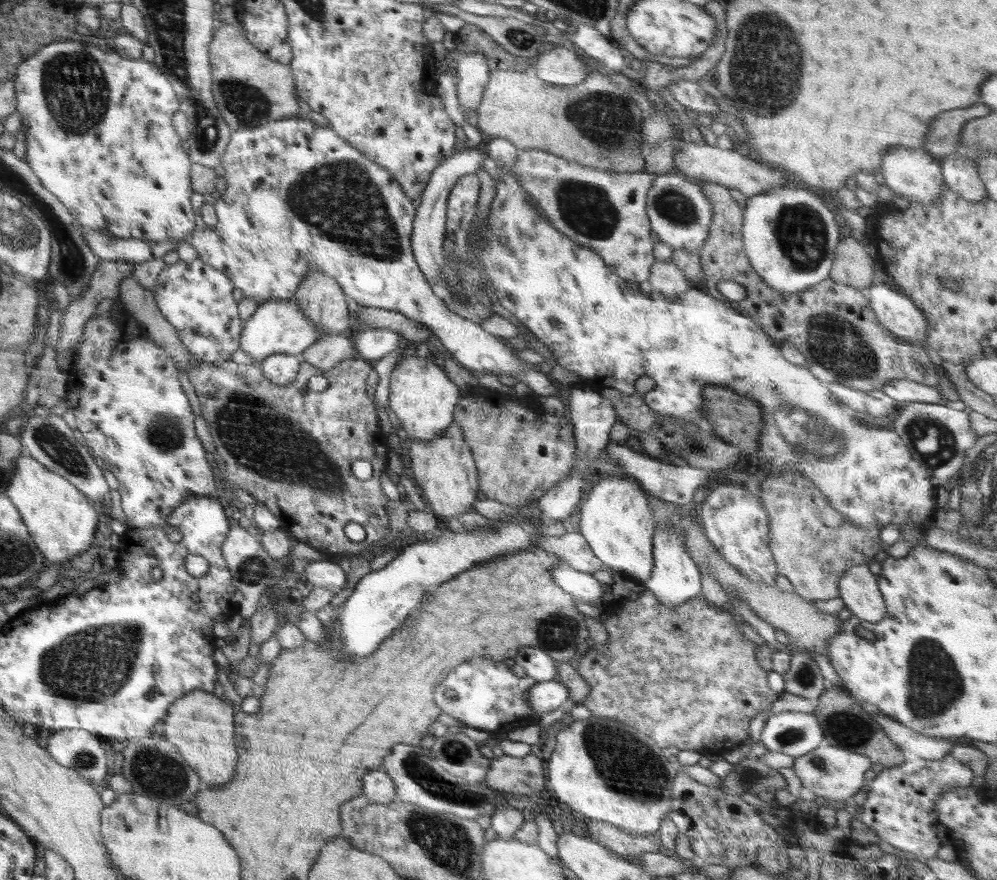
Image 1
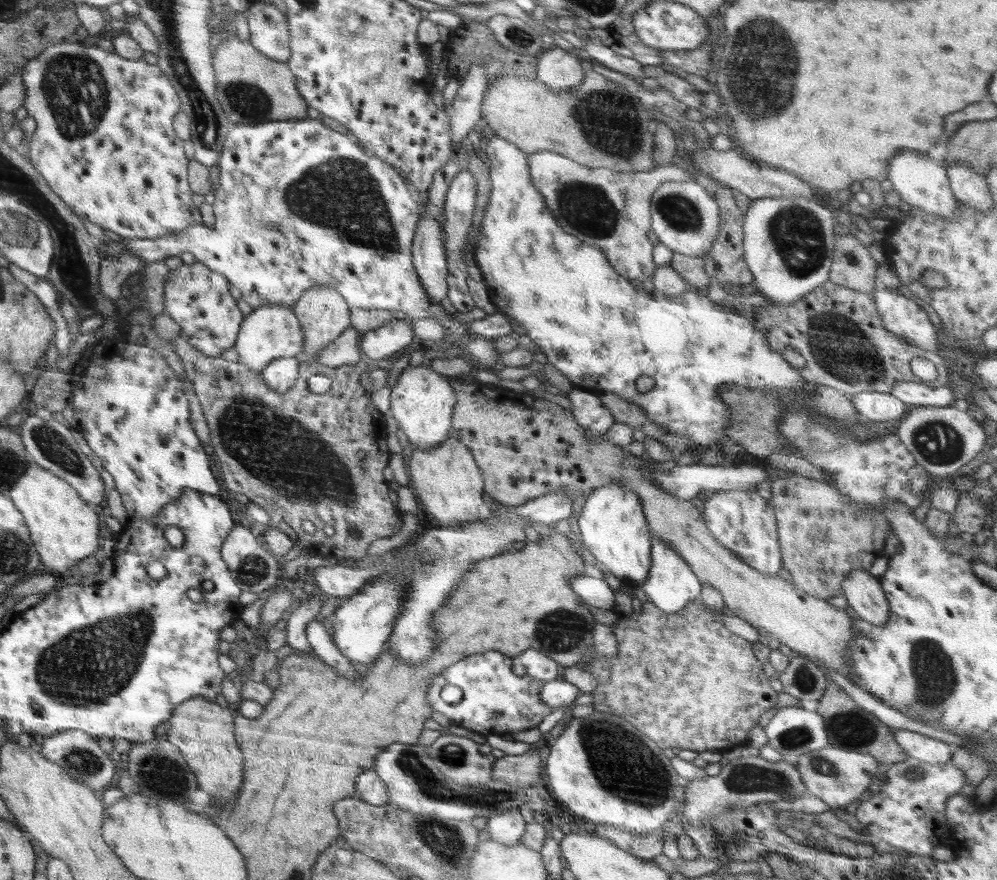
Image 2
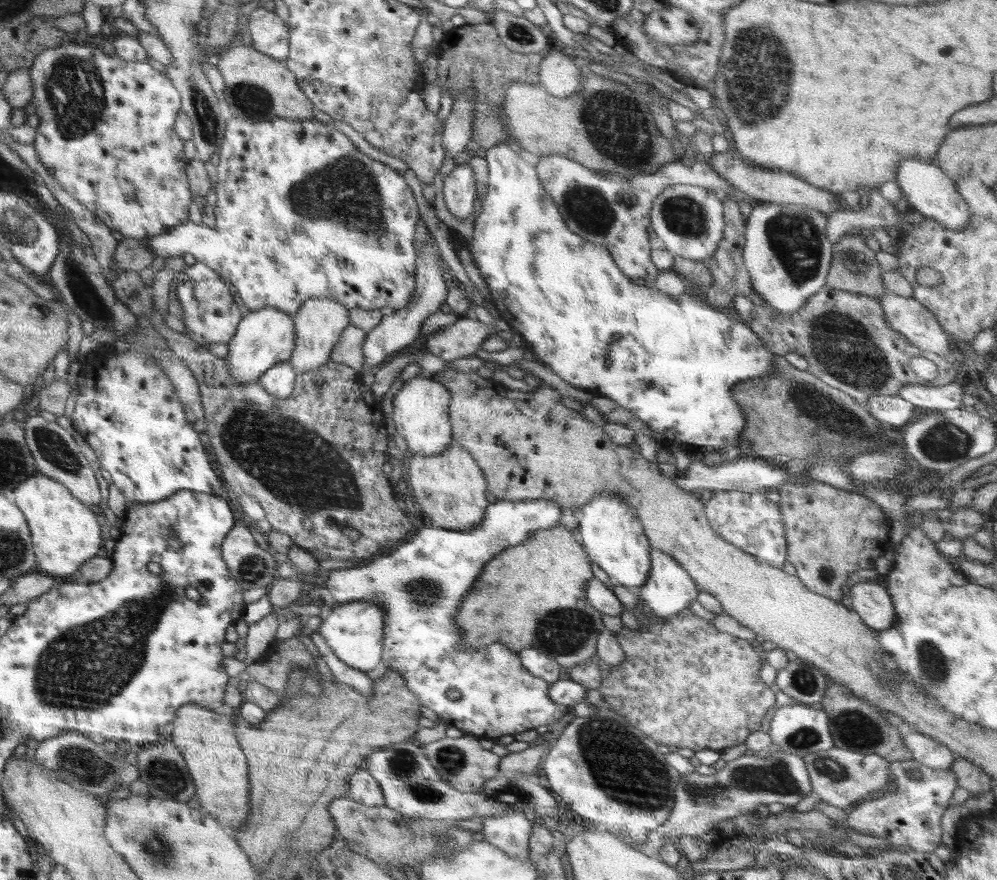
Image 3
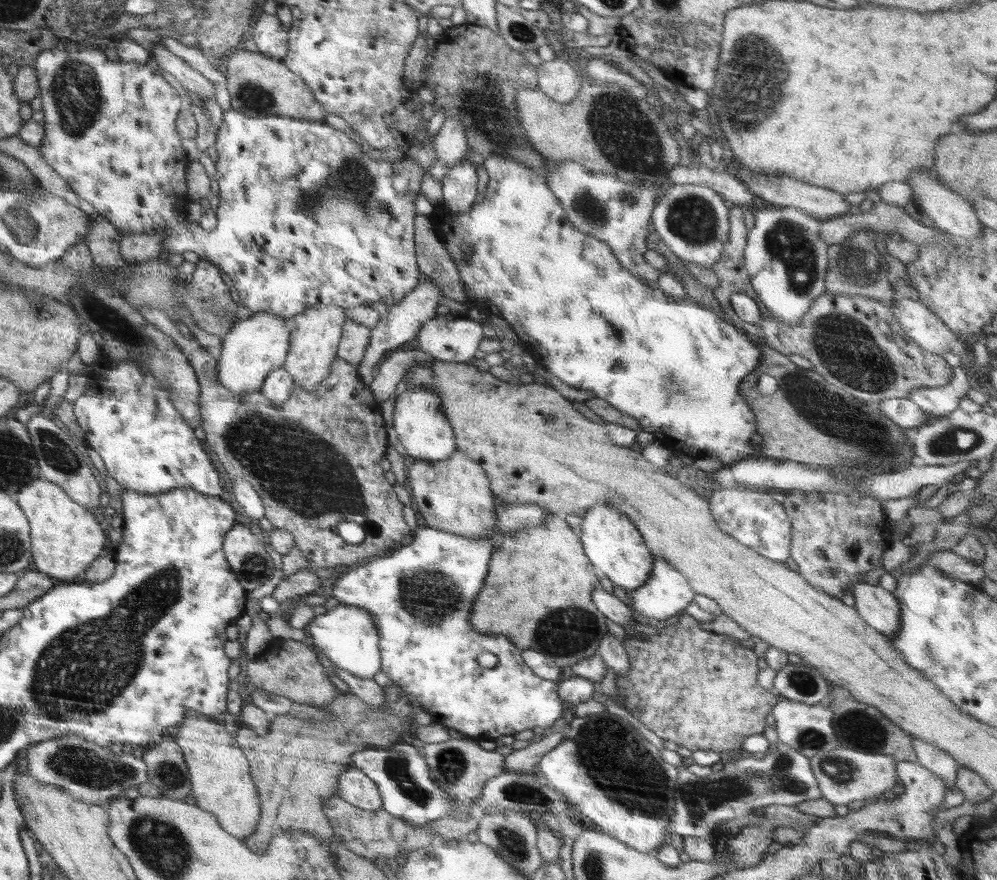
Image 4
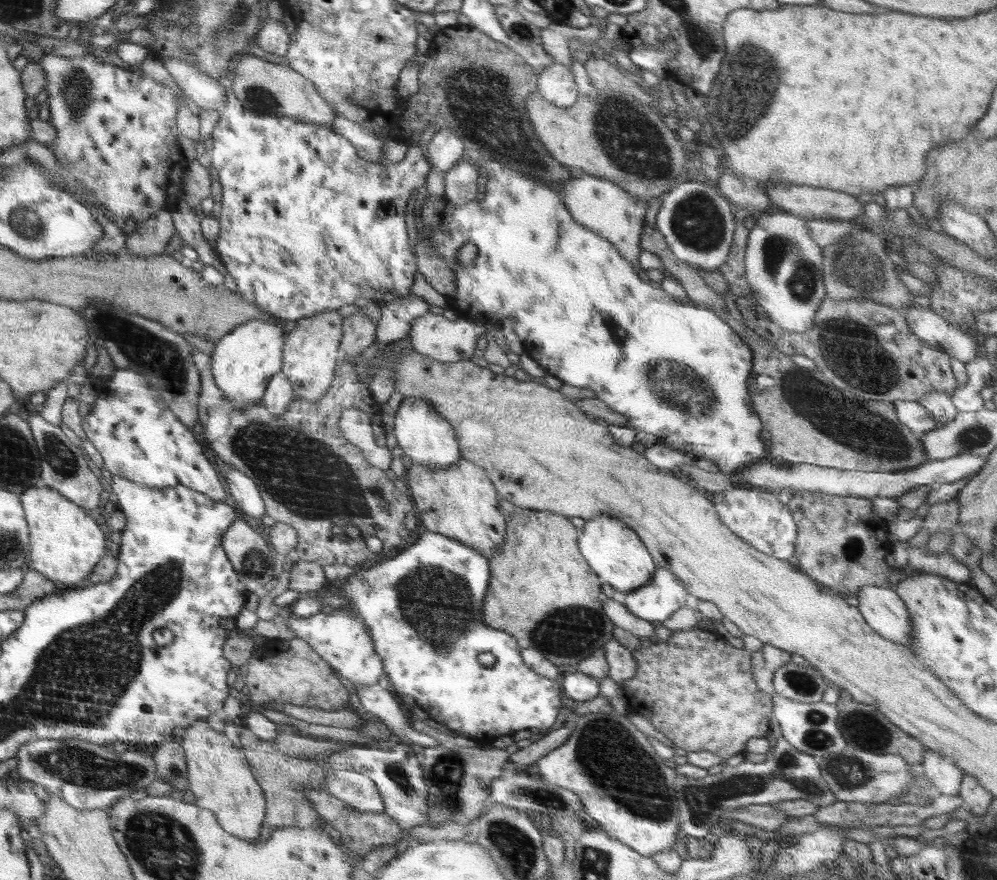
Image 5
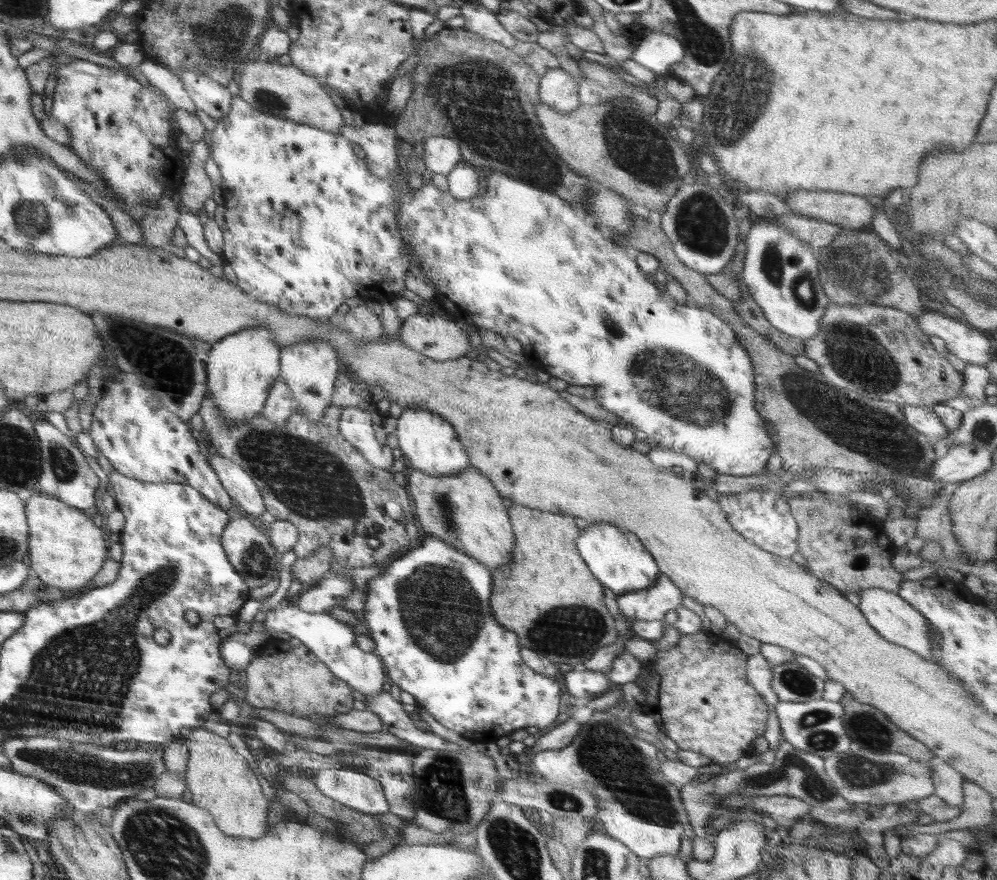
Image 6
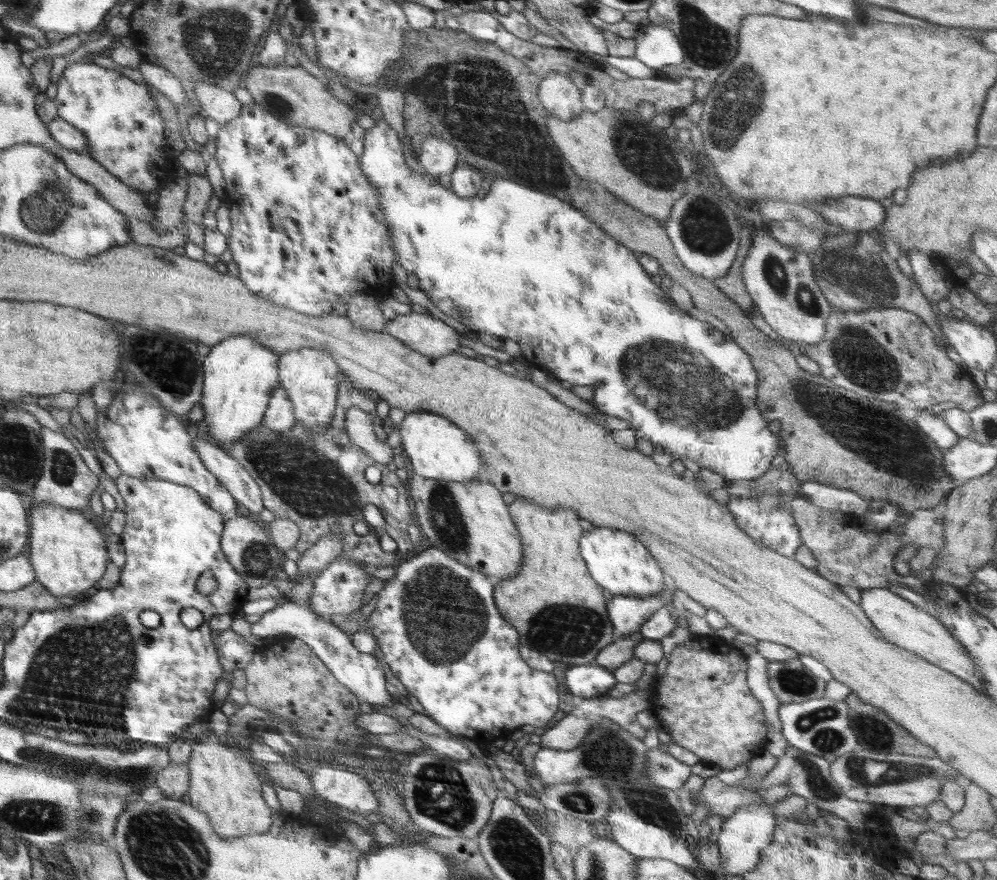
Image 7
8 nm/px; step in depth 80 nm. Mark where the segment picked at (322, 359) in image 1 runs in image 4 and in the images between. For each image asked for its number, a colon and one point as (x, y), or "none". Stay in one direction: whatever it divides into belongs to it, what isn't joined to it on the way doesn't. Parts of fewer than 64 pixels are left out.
2: (345, 349)
3: (349, 350)
4: (356, 337)

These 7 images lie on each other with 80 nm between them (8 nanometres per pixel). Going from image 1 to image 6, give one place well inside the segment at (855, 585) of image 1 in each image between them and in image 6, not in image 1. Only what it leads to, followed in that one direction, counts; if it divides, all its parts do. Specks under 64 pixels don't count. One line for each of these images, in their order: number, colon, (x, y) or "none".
2: (863, 591)
3: (870, 600)
4: (878, 607)
5: (884, 611)
6: (886, 611)

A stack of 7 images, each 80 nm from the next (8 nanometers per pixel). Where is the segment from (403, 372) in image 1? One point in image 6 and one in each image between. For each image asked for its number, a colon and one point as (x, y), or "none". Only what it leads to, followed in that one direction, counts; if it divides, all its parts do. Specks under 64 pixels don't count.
2: (422, 400)
3: (421, 406)
4: (422, 429)
5: (430, 441)
6: (431, 444)

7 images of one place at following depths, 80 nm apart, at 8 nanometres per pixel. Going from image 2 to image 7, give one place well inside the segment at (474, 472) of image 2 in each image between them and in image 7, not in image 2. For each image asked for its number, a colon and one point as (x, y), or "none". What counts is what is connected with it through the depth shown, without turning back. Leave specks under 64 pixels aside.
3: (449, 490)
4: (454, 495)
5: (461, 503)
6: (465, 511)
7: (469, 521)

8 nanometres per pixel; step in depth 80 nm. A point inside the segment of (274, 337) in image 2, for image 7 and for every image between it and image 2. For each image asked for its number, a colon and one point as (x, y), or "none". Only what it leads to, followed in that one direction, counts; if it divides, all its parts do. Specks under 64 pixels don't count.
3: (268, 336)
4: (250, 351)
5: (244, 361)
6: (241, 369)
7: (240, 374)

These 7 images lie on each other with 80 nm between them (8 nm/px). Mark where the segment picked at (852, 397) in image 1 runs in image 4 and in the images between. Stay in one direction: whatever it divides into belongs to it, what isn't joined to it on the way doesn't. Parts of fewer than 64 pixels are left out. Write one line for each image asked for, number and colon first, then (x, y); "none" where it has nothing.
2: (877, 406)
3: (892, 409)
4: (901, 411)

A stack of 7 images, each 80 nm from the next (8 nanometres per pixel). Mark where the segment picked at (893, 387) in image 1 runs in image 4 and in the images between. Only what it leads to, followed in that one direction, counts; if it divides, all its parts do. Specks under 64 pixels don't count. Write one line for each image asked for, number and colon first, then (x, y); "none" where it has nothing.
2: (913, 393)
3: (949, 396)
4: (937, 401)

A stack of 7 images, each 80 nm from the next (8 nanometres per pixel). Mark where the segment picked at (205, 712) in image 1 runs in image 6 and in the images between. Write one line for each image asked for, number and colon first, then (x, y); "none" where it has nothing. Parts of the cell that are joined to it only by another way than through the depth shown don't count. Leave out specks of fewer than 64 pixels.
2: (203, 731)
3: (205, 738)
4: (221, 783)
5: (220, 778)
6: (220, 779)

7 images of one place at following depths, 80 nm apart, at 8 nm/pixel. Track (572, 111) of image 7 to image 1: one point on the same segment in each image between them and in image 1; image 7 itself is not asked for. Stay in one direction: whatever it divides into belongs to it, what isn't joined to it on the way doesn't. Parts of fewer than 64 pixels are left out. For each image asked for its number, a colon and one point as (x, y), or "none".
1: (561, 67)
2: (558, 69)
3: (560, 75)
4: (558, 79)
5: (555, 83)
6: (557, 88)

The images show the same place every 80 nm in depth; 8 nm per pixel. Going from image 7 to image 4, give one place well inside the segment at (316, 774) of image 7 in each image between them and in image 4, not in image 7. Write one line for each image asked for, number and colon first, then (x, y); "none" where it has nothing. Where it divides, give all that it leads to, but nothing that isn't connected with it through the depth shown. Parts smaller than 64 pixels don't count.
4: (357, 789)
5: (354, 788)
6: (353, 788)

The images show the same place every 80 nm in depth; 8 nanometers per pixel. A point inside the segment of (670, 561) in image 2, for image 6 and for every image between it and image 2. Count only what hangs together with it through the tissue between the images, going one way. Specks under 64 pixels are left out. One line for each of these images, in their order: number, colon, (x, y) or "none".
3: (669, 589)
4: (666, 593)
5: (664, 593)
6: (653, 603)

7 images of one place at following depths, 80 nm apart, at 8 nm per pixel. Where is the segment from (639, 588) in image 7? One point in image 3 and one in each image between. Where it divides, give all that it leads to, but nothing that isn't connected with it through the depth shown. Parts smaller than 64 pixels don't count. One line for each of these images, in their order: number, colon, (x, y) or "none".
3: (612, 535)
4: (611, 541)
5: (614, 551)
6: (615, 556)

